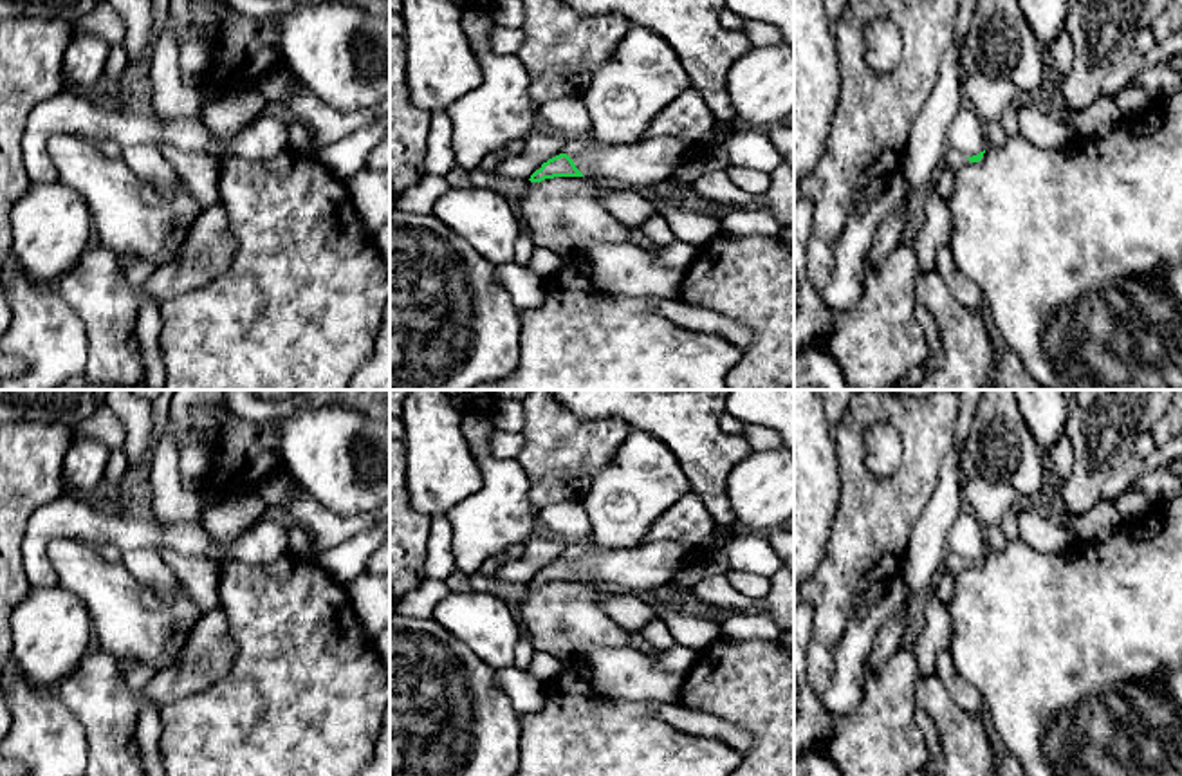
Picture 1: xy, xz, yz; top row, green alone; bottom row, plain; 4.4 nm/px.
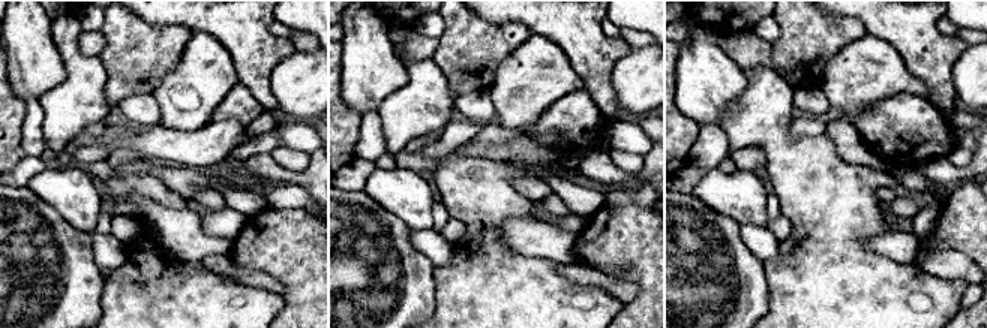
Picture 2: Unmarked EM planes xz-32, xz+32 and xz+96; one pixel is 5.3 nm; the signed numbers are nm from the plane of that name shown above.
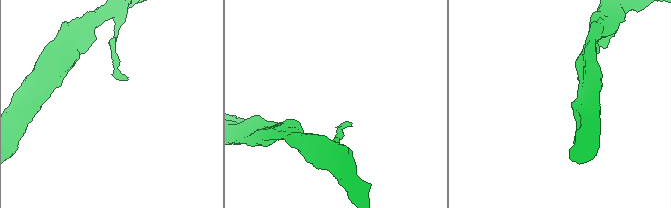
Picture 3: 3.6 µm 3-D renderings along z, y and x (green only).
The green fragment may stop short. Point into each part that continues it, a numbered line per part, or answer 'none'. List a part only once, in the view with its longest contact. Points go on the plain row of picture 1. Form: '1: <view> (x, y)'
1: yz (953, 563)

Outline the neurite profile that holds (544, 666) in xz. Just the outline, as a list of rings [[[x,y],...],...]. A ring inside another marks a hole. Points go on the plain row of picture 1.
[[[536,651],[529,666],[529,673],[543,682],[554,679],[561,668],[561,662],[554,655]]]

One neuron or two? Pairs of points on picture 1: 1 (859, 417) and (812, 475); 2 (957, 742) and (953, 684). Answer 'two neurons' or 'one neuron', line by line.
1: two neurons
2: two neurons

